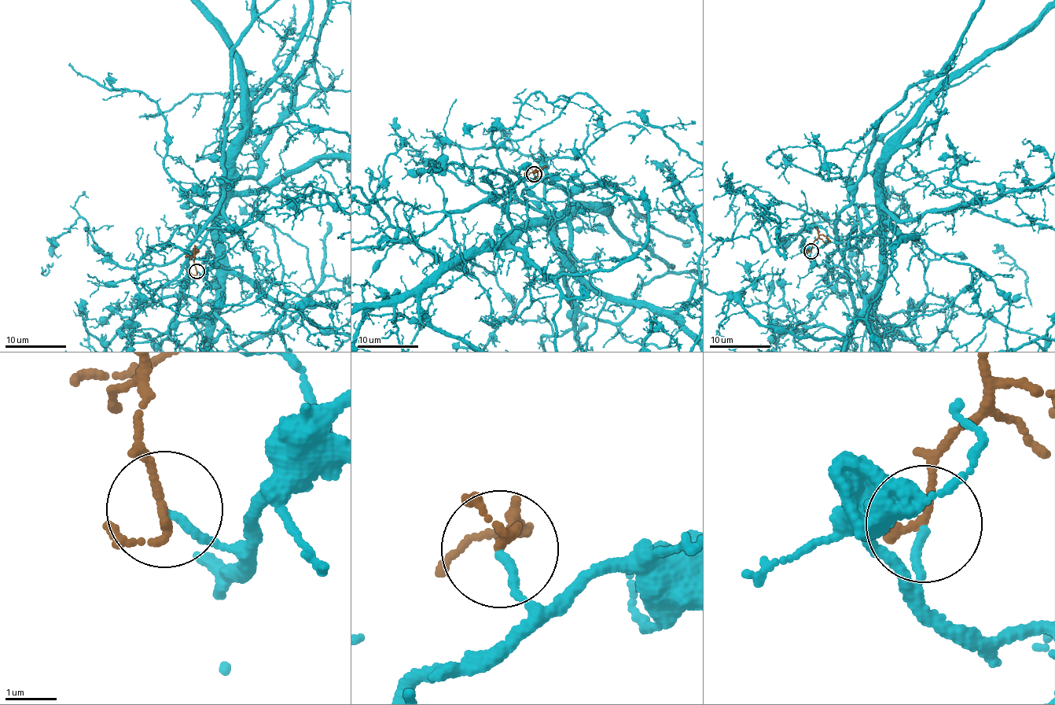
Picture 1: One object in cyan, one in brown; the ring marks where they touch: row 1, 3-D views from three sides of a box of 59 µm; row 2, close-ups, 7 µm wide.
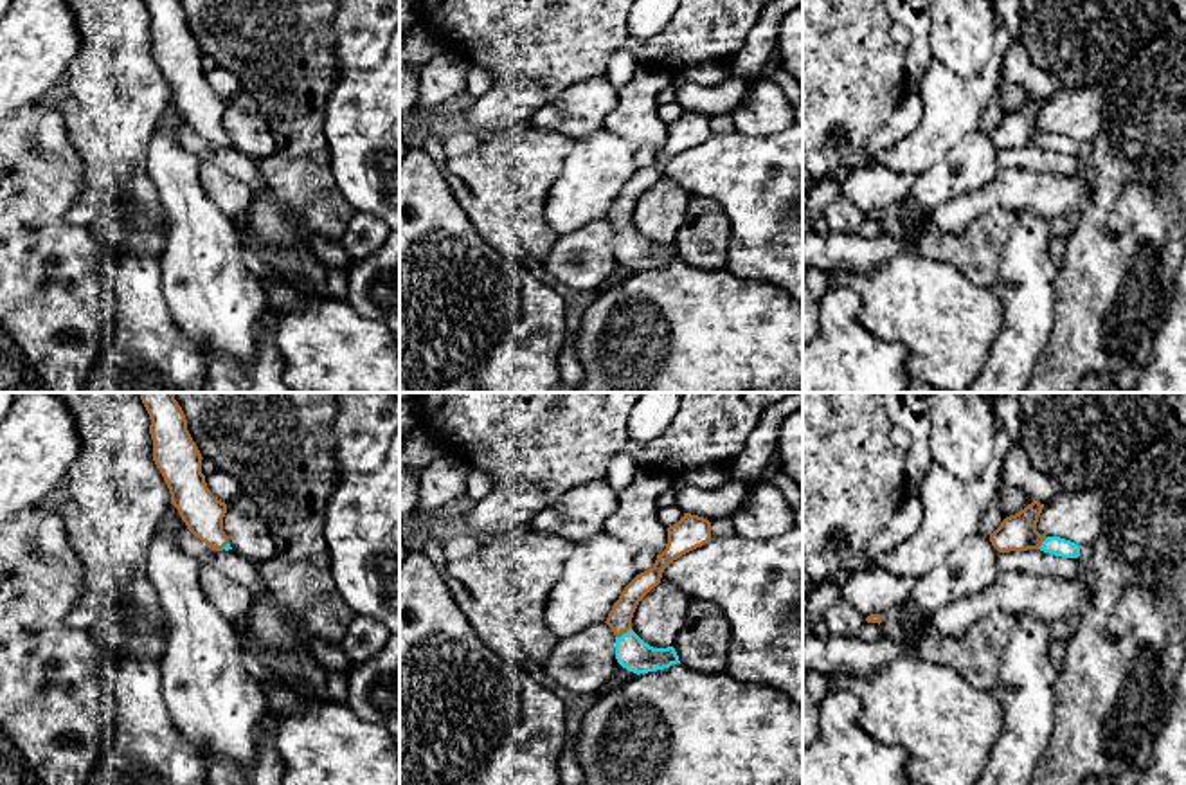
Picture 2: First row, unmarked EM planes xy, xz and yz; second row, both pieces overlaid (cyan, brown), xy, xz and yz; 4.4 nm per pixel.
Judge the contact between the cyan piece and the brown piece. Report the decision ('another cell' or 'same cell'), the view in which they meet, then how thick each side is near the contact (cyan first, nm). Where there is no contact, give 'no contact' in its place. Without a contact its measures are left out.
same cell; meets cyan in xz; 150 nm thick on the cyan side, 110 nm on the other

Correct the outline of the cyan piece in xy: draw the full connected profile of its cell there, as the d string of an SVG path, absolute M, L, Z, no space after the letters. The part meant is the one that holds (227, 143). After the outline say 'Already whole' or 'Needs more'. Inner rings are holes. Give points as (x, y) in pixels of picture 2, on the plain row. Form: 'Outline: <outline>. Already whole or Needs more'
Outline: M144 0L151 22L153 58L160 67L171 101L187 126L216 148L232 146L223 128L227 101L207 85L202 70L202 50L187 27L187 16L178 0Z. Needs more

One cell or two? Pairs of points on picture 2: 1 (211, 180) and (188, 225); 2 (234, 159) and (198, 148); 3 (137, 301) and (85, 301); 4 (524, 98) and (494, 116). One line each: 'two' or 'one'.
1: two
2: one
3: two
4: one

